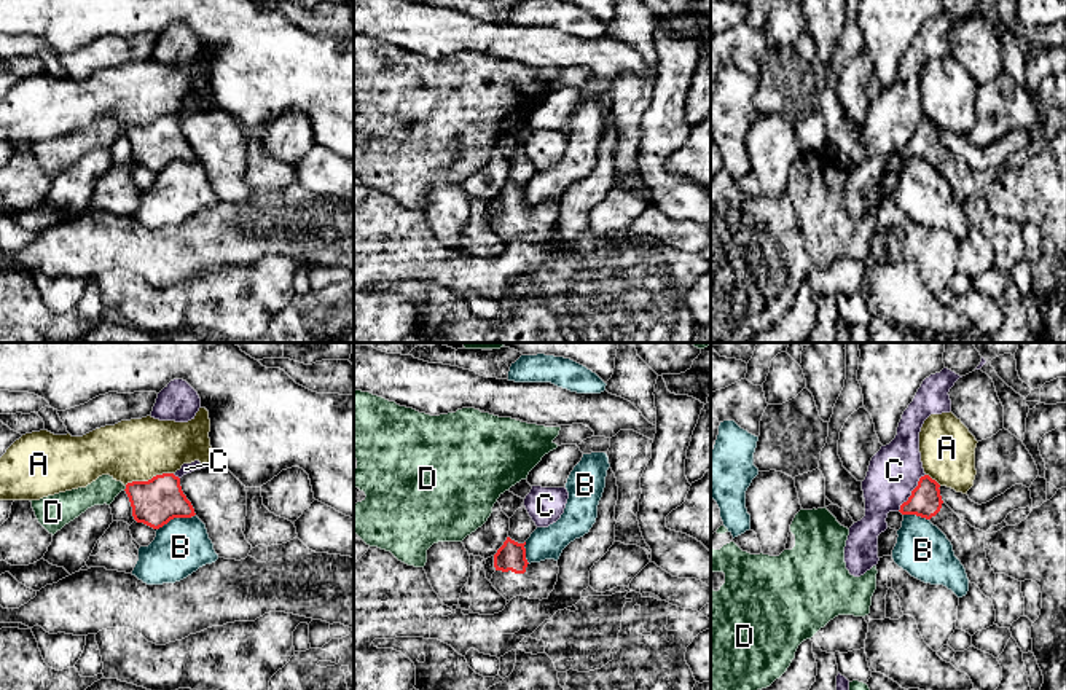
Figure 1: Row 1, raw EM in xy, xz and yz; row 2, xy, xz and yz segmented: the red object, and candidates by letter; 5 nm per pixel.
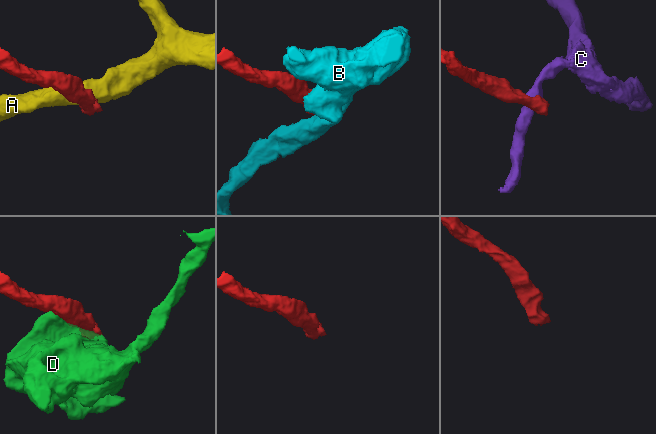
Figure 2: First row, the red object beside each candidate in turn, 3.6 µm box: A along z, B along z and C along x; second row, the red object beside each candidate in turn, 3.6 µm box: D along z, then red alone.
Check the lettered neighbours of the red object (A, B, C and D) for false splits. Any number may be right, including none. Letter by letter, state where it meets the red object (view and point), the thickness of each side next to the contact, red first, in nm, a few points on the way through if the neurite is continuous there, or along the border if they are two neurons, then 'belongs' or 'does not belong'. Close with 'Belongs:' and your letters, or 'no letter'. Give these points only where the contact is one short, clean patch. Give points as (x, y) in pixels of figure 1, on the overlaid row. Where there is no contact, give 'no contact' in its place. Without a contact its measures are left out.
A: contact xy (148, 480); calibres 240 and 320 nm; border xy (172, 472), (163, 472), (148, 480), (133, 480), (125, 485); does not belong
B: contact xy (174, 517); calibres 240 and 280 nm; border xy (190, 517), (174, 517), (158, 529); does not belong
C: contact yz (912, 493); calibres 160 and 260 nm; border yz (924, 474), (897, 510); does not belong
D: contact xy (126, 488); calibres 240 and 140 nm; does not belong
Belongs: no letter

